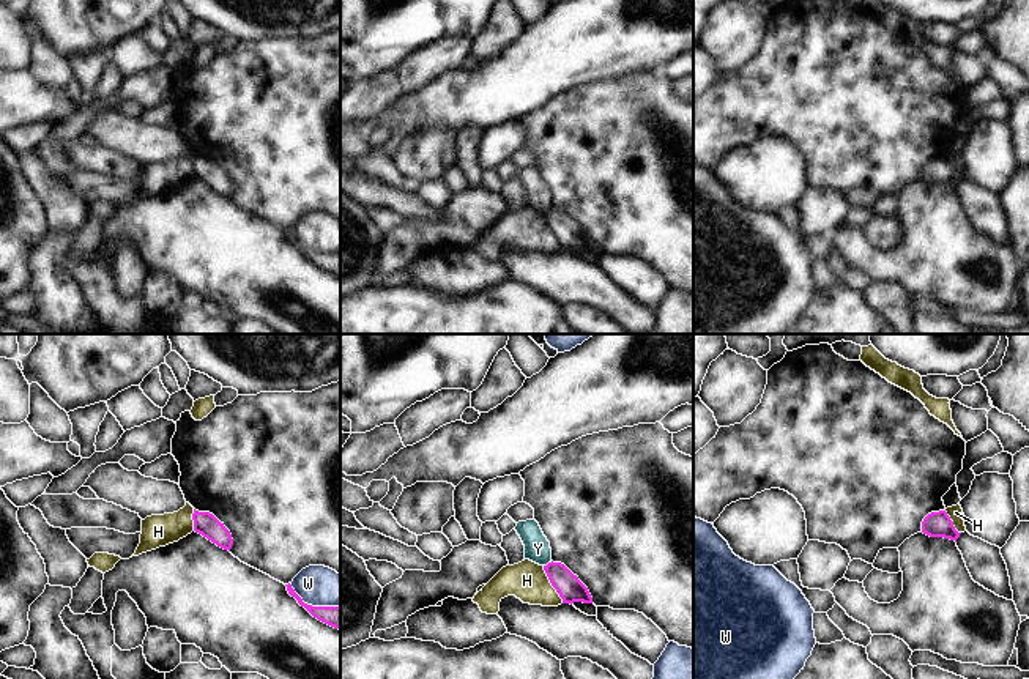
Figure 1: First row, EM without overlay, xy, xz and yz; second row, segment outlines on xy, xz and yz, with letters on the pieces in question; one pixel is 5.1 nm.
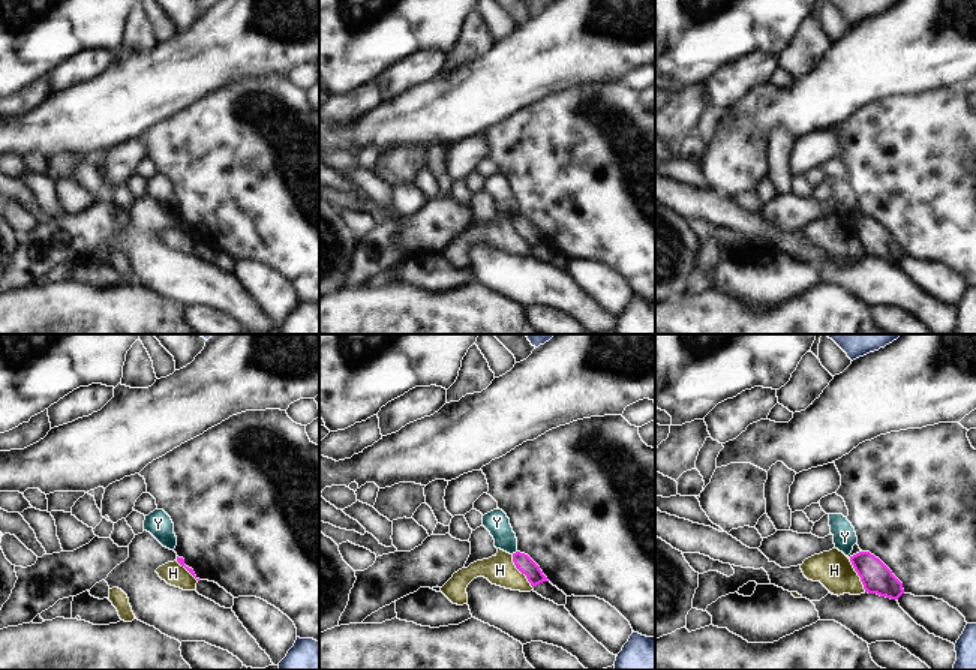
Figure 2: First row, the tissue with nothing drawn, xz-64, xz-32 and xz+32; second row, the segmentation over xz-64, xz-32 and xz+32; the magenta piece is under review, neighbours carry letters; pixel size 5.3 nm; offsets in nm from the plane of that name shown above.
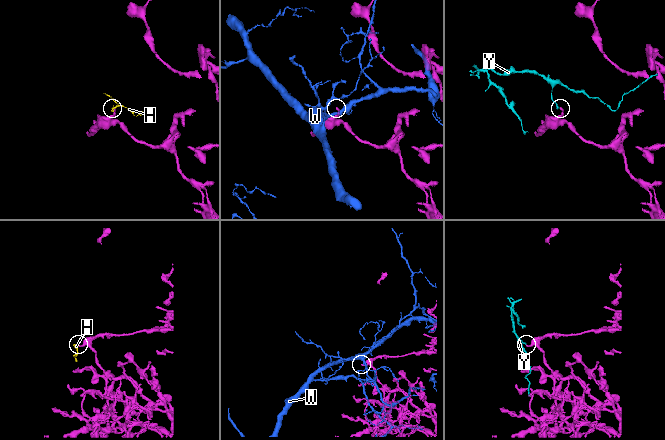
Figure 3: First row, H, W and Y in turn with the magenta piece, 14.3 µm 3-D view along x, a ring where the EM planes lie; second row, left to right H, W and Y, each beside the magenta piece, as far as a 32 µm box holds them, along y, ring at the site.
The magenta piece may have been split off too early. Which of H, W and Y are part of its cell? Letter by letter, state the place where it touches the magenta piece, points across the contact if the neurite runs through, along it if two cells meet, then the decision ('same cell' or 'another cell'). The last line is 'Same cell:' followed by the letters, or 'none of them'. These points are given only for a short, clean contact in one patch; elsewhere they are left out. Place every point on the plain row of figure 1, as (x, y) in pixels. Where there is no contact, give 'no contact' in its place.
H: meets magenta in xz at (552, 232); border along xz (542, 213), (550, 232), (563, 249); another cell
W: meets magenta in xy at (311, 252); another cell
Y: meets magenta in xz at (549, 210); border along xz (552, 208), (544, 213); another cell
Same cell: none of them

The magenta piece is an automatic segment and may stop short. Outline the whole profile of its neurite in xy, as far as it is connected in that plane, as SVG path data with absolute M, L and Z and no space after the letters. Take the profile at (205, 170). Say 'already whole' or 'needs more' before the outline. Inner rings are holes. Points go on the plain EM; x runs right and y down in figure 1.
already whole | M194 156L192 161L194 178L216 191L217 194L228 197L233 192L230 178L210 159L199 159Z

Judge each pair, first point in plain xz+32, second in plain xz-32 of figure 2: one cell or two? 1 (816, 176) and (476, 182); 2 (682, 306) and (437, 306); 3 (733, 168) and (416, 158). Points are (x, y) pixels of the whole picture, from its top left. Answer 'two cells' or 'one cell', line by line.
1: one cell
2: one cell
3: one cell

